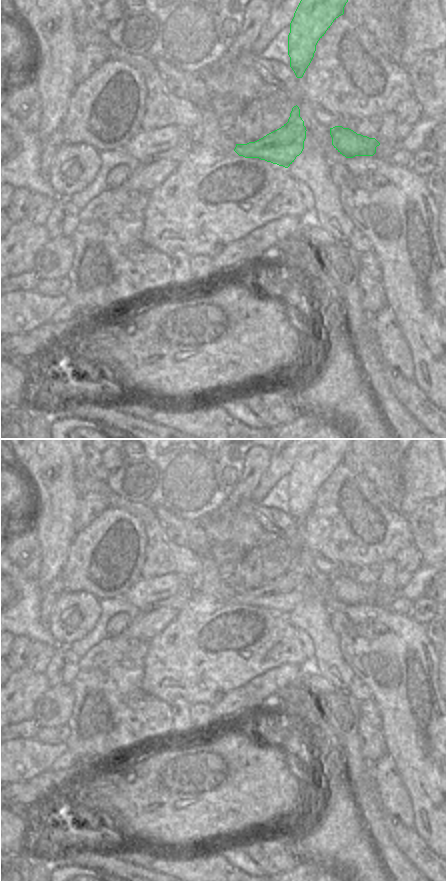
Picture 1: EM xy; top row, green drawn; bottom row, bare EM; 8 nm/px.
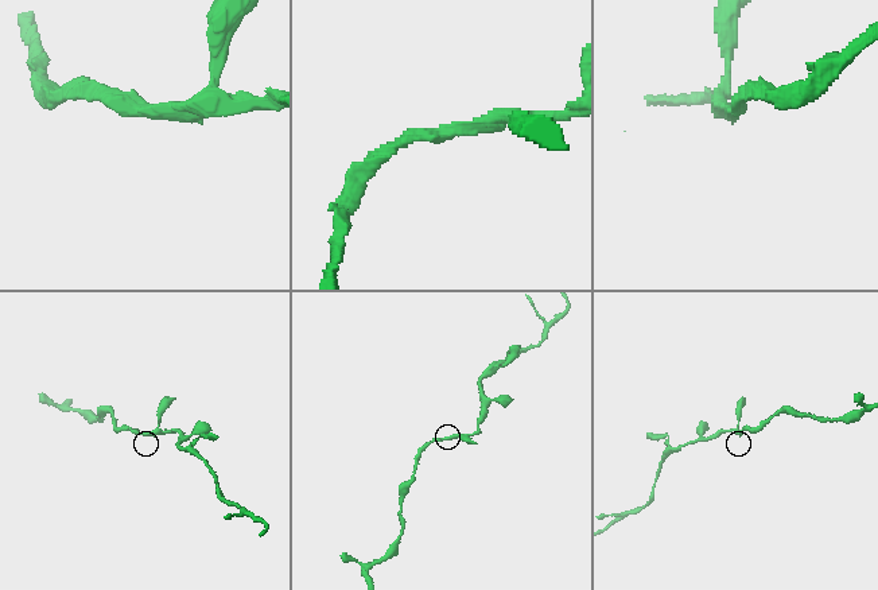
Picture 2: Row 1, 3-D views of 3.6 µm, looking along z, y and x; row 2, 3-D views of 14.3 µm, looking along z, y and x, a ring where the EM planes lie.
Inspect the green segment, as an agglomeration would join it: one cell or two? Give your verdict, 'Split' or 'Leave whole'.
Split

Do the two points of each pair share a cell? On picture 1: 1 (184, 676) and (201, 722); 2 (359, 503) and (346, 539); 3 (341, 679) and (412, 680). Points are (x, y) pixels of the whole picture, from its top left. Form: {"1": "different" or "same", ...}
{"1": "different", "2": "same", "3": "different"}

